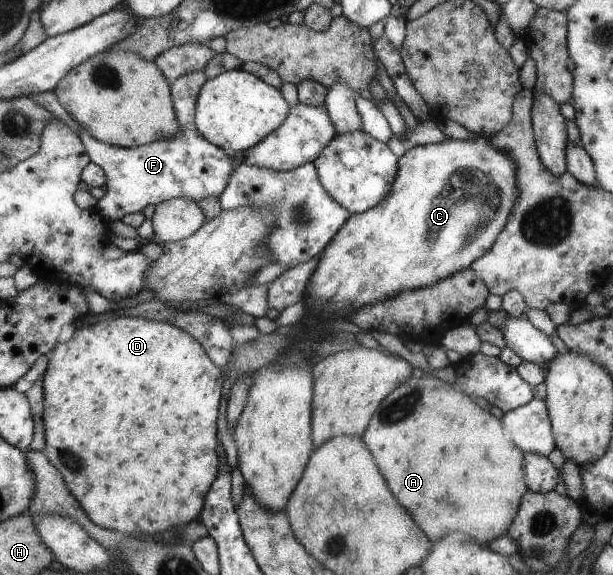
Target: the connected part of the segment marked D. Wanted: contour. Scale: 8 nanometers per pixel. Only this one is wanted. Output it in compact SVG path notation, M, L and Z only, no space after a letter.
M109 315L106 319L93 324L78 326L72 337L65 343L57 343L49 354L49 364L44 374L44 421L48 440L44 453L48 455L53 466L65 474L71 492L79 498L84 510L91 514L93 522L103 528L113 528L119 532L141 532L141 534L161 534L169 528L189 524L191 520L199 520L204 509L207 492L211 484L219 476L219 438L217 438L217 420L221 416L221 394L225 382L224 369L218 367L209 356L205 347L186 330L169 322L157 322L143 317L125 315Z

